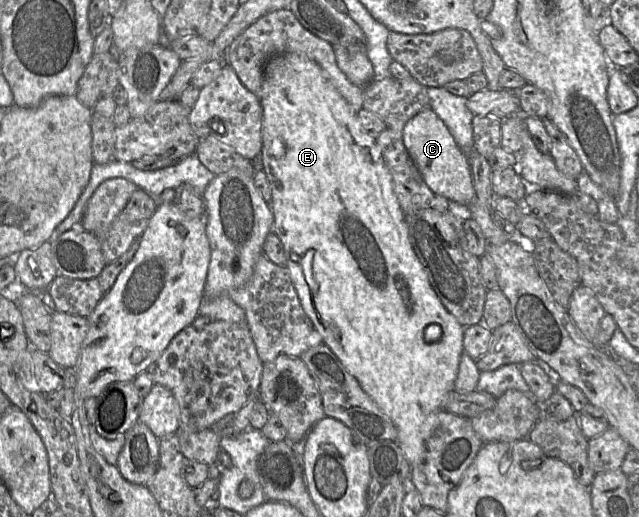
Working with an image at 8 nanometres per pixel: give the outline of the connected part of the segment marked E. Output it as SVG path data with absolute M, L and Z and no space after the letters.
M286 53L271 58L264 67L264 78L259 100L263 110L262 149L260 153L260 161L263 166L263 171L266 174L272 193L272 202L270 203L270 207L274 217L273 231L283 244L286 257L286 267L289 271L289 275L291 277L292 283L295 287L303 310L310 318L316 331L321 335L323 343L326 344L331 349L331 351L337 356L337 358L340 360L345 369L356 378L364 392L391 419L398 432L396 442L402 449L407 461L410 463L411 466L418 465L422 463L425 459L426 441L432 435L433 430L437 425L437 415L440 411L444 410L447 395L453 390L454 381L458 373L460 357L463 353L463 332L465 327L463 327L458 322L458 320L452 314L450 314L442 305L441 301L439 300L438 296L436 295L435 291L429 283L427 274L424 271L423 266L421 265L416 254L414 253L414 250L409 240L408 226L404 219L404 212L400 207L397 197L394 193L392 176L384 163L381 150L375 142L375 138L369 136L366 133L366 131L363 129L362 125L360 124L357 118L356 112L351 108L351 106L347 103L347 101L342 97L342 95L338 92L335 86L331 83L330 79L328 78L327 74L322 70L322 68L316 62L308 59L303 55L296 53Z

